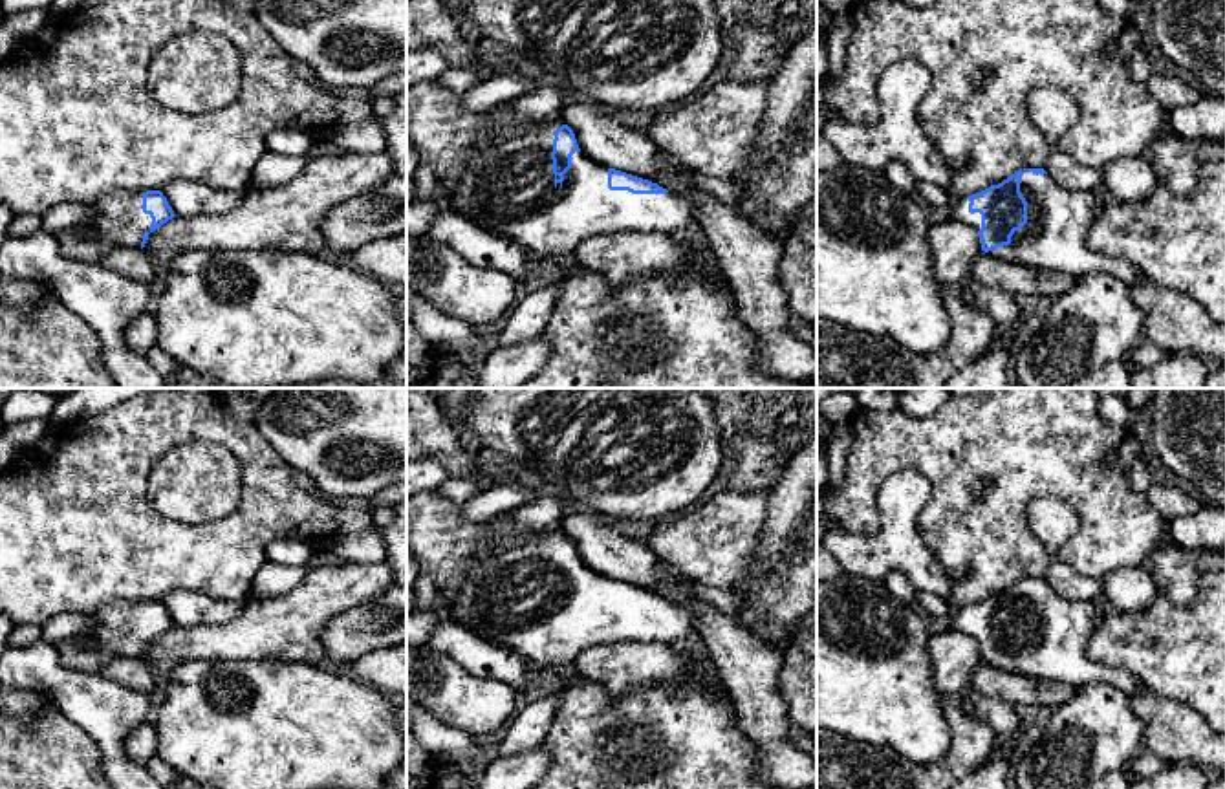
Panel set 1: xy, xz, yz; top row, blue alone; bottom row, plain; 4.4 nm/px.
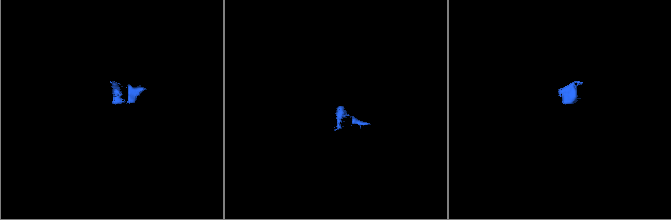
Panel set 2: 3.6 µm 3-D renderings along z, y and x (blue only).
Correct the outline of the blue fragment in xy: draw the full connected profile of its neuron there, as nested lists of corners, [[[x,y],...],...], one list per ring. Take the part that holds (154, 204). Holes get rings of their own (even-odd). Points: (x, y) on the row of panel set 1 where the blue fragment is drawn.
[[[114,190],[88,203],[95,216],[86,225],[75,225],[55,234],[60,253],[68,260],[101,265],[114,247],[143,249],[148,234],[172,220],[176,214],[161,190],[130,192]]]

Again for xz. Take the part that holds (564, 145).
[[[558,117],[533,132],[505,139],[480,154],[449,196],[450,209],[491,234],[520,243],[533,256],[564,262],[590,238],[617,232],[665,232],[699,229],[698,205],[648,179],[606,168],[577,145]]]

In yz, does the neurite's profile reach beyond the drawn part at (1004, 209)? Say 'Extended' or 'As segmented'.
Extended

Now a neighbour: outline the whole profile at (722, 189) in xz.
[[[657,150],[657,157],[661,159],[661,163],[665,167],[676,170],[681,176],[681,179],[709,192],[714,200],[718,200],[732,209],[740,205],[740,201],[742,201],[740,192],[731,179],[699,176],[699,174],[685,168],[676,157],[672,157],[661,150]]]

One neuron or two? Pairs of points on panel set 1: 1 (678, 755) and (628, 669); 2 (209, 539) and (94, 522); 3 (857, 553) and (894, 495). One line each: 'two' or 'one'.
1: two
2: one
3: one

